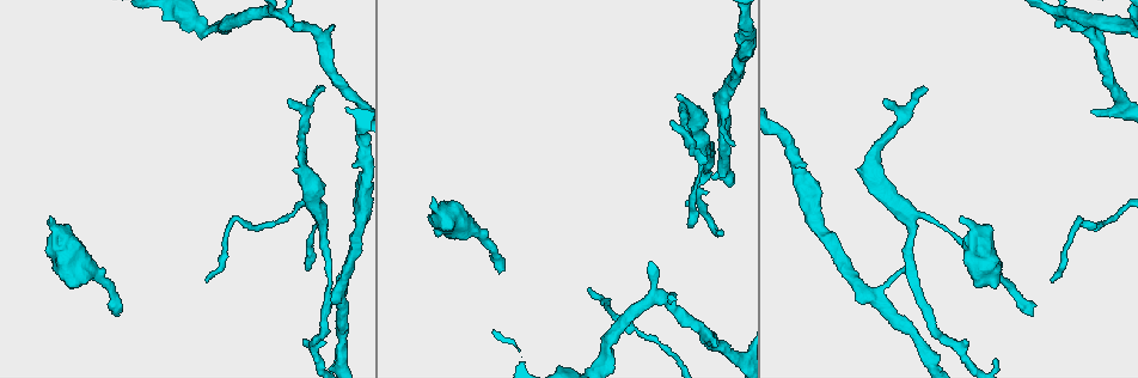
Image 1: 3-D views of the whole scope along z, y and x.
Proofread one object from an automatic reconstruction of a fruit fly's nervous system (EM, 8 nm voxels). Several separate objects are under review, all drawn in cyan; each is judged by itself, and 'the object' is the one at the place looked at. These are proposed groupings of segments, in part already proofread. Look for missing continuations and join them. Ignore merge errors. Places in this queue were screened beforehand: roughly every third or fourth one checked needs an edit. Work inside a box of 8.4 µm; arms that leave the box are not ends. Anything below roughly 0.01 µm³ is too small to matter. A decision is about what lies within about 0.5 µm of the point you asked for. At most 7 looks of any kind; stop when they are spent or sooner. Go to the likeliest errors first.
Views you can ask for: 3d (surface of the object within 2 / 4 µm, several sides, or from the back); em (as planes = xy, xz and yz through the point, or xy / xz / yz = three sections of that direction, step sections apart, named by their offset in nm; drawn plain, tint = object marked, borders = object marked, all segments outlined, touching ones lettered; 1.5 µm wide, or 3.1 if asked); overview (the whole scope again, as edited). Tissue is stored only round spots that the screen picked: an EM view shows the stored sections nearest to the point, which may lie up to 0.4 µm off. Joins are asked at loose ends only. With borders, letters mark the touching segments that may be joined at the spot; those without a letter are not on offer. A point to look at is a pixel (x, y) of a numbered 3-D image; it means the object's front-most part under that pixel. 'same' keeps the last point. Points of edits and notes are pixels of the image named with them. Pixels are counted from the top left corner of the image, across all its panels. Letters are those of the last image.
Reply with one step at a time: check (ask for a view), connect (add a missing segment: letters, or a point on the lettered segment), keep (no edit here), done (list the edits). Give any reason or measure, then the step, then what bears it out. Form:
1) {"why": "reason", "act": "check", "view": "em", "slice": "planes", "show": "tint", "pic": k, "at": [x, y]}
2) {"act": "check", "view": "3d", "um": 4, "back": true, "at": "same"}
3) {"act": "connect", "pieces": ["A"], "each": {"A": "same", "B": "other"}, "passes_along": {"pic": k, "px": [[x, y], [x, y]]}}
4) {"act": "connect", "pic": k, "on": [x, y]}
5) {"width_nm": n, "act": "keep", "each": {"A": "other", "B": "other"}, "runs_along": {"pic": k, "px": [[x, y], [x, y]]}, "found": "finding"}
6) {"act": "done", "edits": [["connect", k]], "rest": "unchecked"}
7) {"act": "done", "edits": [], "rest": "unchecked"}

{"act": "check", "view": "em", "slice": "planes", "show": "tint", "pic": 1, "at": [433, 196]}

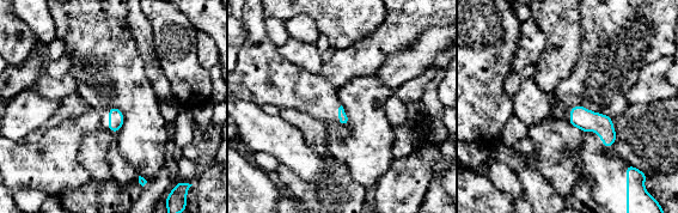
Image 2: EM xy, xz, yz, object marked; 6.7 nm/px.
{"why": "what lies round it", "act": "check", "view": "em", "slice": "planes", "show": "borders", "at": "same"}

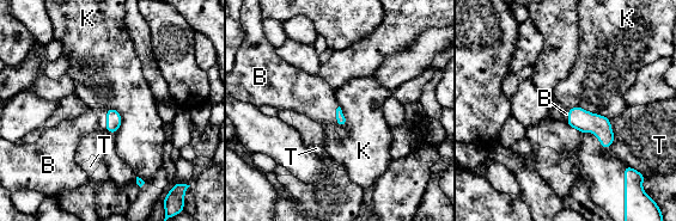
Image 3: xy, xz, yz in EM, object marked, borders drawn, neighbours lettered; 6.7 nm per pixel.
{"act": "connect", "pieces": ["B"], "each": {"B": "same", "K": "other", "T": "other"}, "passes_along": {"pic": 3, "px": [[114, 120], [107, 120], [93, 120]]}, "found": "the cell continues"}

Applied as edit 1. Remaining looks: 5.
{"act": "check", "view": "overview"}

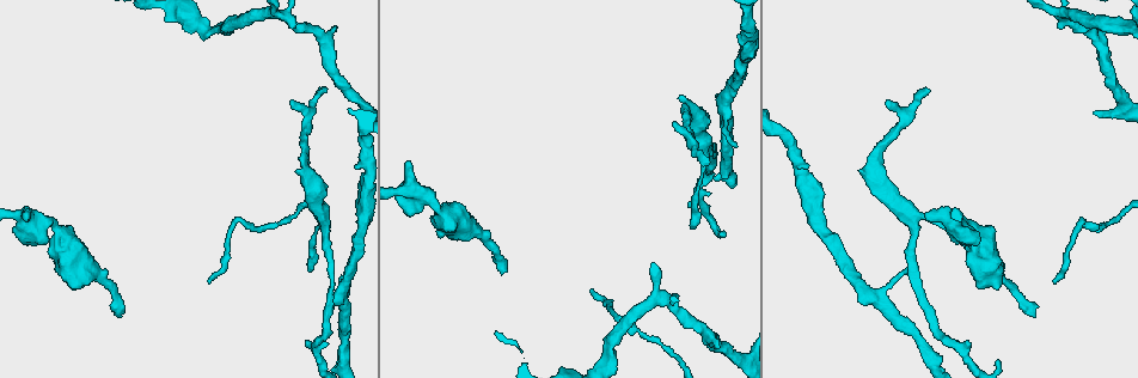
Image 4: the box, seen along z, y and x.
{"why": "an open end", "act": "check", "view": "em", "slice": "planes", "show": "borders", "pic": 4, "at": [326, 88]}

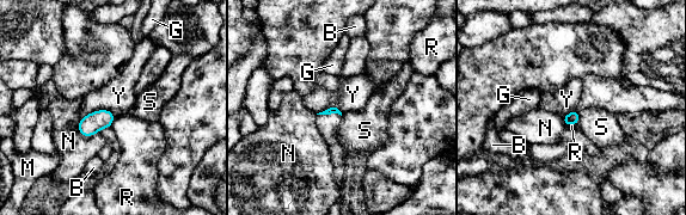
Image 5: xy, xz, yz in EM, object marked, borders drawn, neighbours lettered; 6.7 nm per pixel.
{"act": "keep", "each": {"B": "other", "G": "other", "M": "other", "N": "other", "R": "other", "S": "other", "Y": "other"}, "border": {"pic": 5, "px": [[115, 115], [95, 110], [81, 118]]}, "found": "no lettered segment goes on from it"}

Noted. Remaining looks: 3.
{"act": "done", "edits": [["connect", 3]], "rest": "unchecked"}

